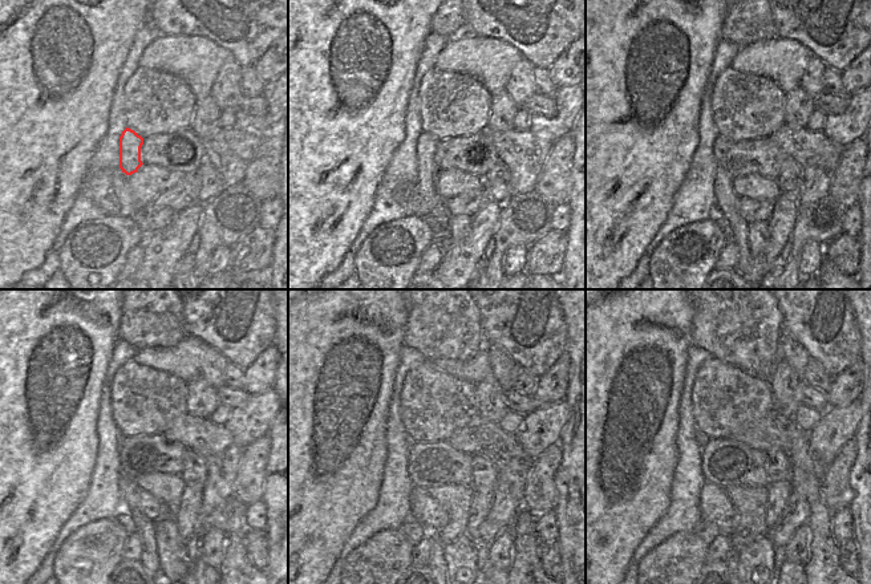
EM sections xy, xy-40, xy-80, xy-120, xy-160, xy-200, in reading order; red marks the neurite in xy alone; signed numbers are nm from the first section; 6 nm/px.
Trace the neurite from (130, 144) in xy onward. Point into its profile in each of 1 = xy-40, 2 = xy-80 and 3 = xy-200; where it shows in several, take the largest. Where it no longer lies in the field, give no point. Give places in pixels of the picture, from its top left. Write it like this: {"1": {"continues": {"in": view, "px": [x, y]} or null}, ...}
{"1": {"continues": {"in": "xy-40", "px": [426, 145]}}, "2": {"continues": {"in": "xy-80", "px": [726, 201]}}, "3": {"continues": {"in": "xy-200", "px": [733, 559]}}}

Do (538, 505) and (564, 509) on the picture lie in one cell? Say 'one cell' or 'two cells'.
two cells

